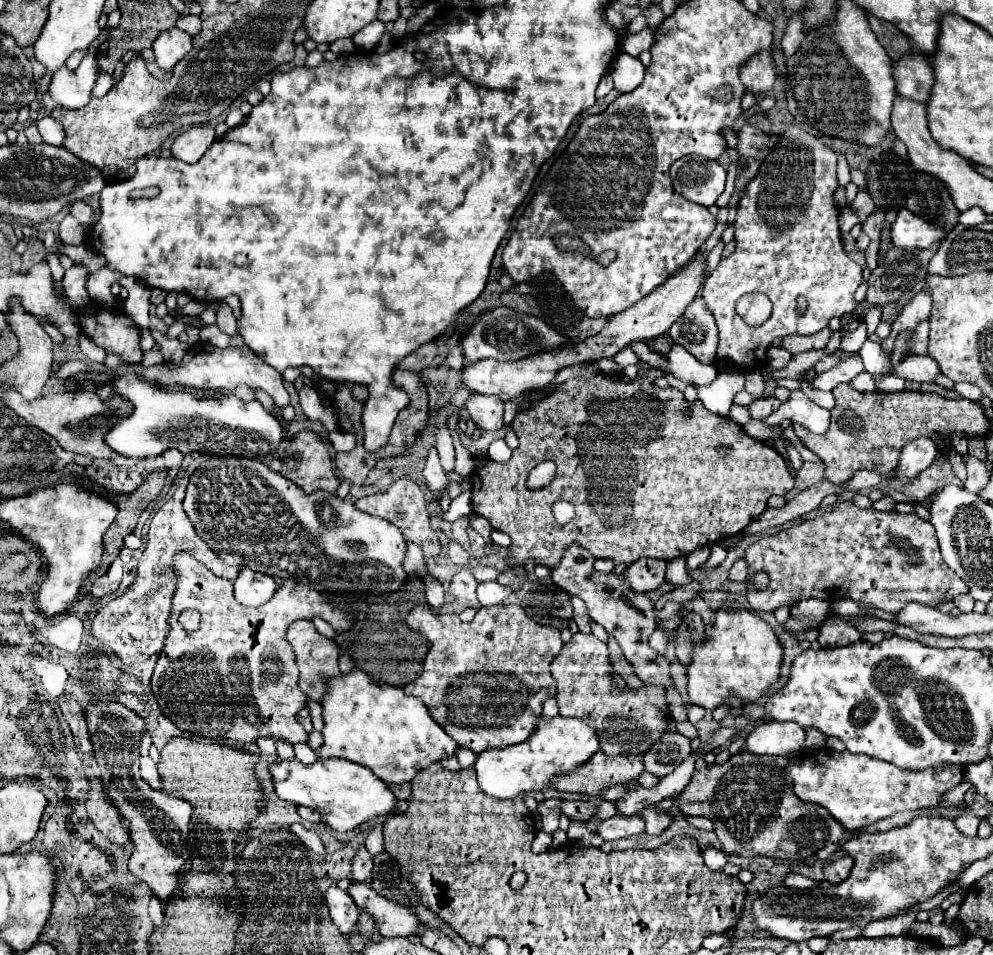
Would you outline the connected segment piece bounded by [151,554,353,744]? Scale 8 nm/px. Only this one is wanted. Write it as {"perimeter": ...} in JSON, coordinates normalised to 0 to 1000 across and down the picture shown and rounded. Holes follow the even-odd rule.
{"perimeter":[[[176,580],[174,588],[178,607],[176,622],[172,628],[170,664],[152,710],[152,723],[164,748],[182,764],[212,775],[231,773],[243,777],[257,777],[263,771],[277,771],[295,779],[309,777],[309,766],[299,756],[299,746],[307,739],[309,729],[299,720],[301,706],[297,699],[297,685],[289,674],[287,660],[295,649],[315,649],[317,645],[321,645],[329,649],[339,662],[345,662],[353,655],[355,643],[341,637],[333,637],[325,622],[299,609],[285,609],[281,618],[277,618],[277,626],[273,626],[273,630],[267,630],[261,637],[249,637],[237,630],[233,607],[212,601],[212,597],[208,597],[200,586],[192,584],[192,580]],[[184,639],[200,639],[202,655],[198,662],[188,664],[180,655],[178,647]]]}

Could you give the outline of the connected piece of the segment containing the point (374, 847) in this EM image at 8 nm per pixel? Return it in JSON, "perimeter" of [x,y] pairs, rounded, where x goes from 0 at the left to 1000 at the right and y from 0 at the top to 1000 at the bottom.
{"perimeter":[[[380,863],[380,865],[372,871],[372,875],[370,875],[370,880],[368,880],[368,888],[370,888],[376,896],[386,890],[386,863]]]}

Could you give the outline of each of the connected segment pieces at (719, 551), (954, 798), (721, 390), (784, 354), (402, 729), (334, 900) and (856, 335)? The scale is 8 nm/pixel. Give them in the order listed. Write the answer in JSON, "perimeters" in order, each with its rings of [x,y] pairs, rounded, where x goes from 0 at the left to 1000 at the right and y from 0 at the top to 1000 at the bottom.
{"perimeters":[[[[716,570],[716,582],[712,586],[712,591],[708,591],[706,595],[720,595],[730,586],[730,574],[726,570]]],[[[968,819],[964,825],[960,825],[960,827],[956,827],[956,829],[952,829],[952,831],[950,831],[950,836],[948,836],[946,844],[954,846],[954,844],[964,844],[964,842],[968,842],[968,840],[970,840],[972,829],[978,826],[979,823],[980,822],[977,819]]],[[[729,388],[720,400],[712,404],[702,404],[702,415],[710,423],[712,429],[732,436],[738,423],[738,417],[748,408],[748,392],[744,388]]],[[[779,361],[772,368],[773,381],[779,386],[790,385],[797,375],[798,372],[784,362]]],[[[355,699],[351,706],[331,710],[327,718],[329,727],[323,733],[327,754],[327,760],[323,764],[325,781],[321,783],[323,794],[347,794],[374,804],[390,821],[406,821],[414,819],[424,804],[442,798],[446,792],[458,790],[460,777],[450,771],[446,762],[432,750],[432,743],[420,729],[410,729],[402,718],[378,716],[372,706],[360,699]]],[[[339,926],[333,928],[327,936],[327,945],[331,949],[333,955],[333,963],[335,968],[345,976],[345,978],[353,978],[358,968],[360,968],[360,959],[362,959],[362,951],[358,949],[355,940],[343,932]]],[[[867,335],[867,337],[865,337],[865,343],[849,354],[849,358],[847,358],[845,366],[841,369],[841,373],[849,373],[849,371],[857,371],[857,369],[865,369],[865,364],[867,364],[869,358],[871,358],[871,354],[873,354],[873,339],[871,339],[871,335]]]]}

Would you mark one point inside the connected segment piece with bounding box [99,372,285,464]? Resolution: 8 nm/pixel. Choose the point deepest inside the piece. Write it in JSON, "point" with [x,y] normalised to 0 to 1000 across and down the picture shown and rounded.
{"point":[162,439]}

